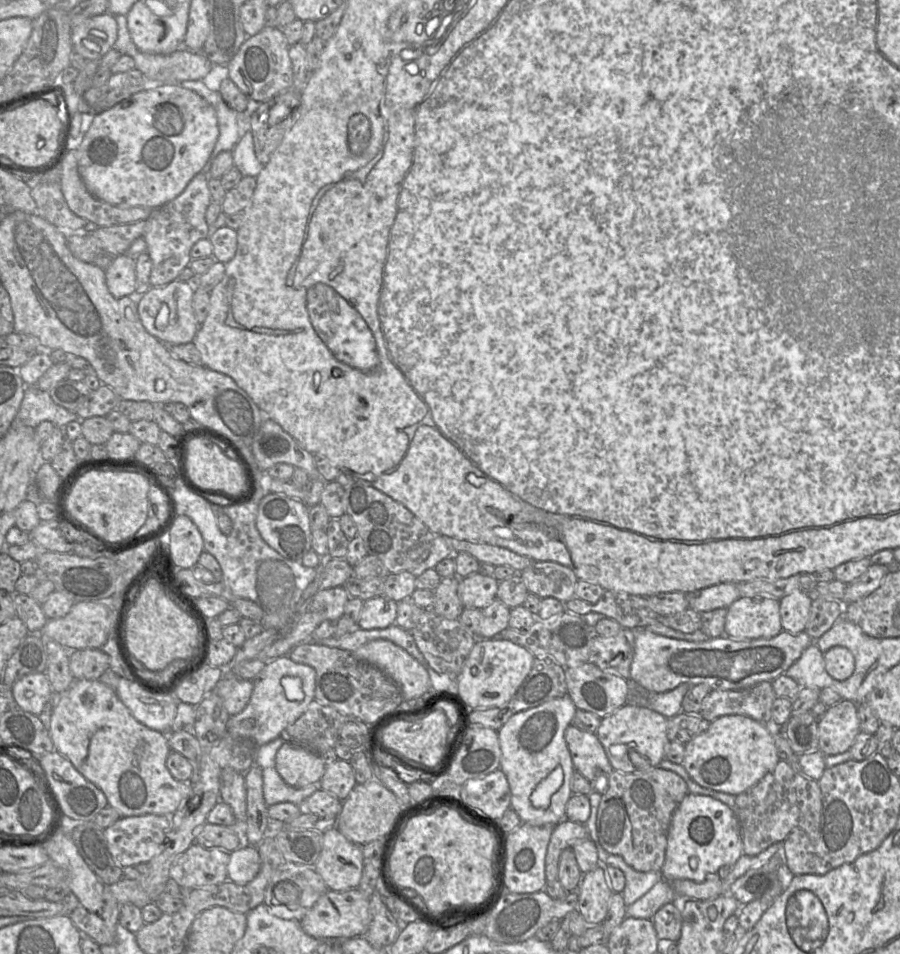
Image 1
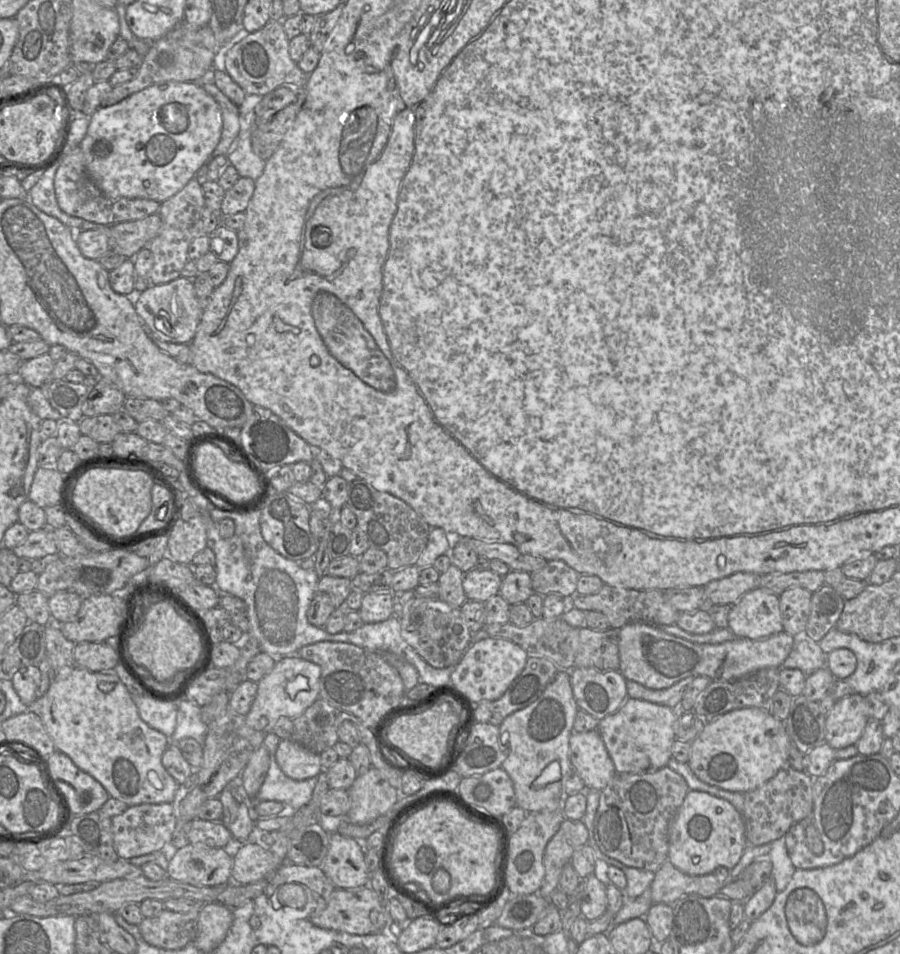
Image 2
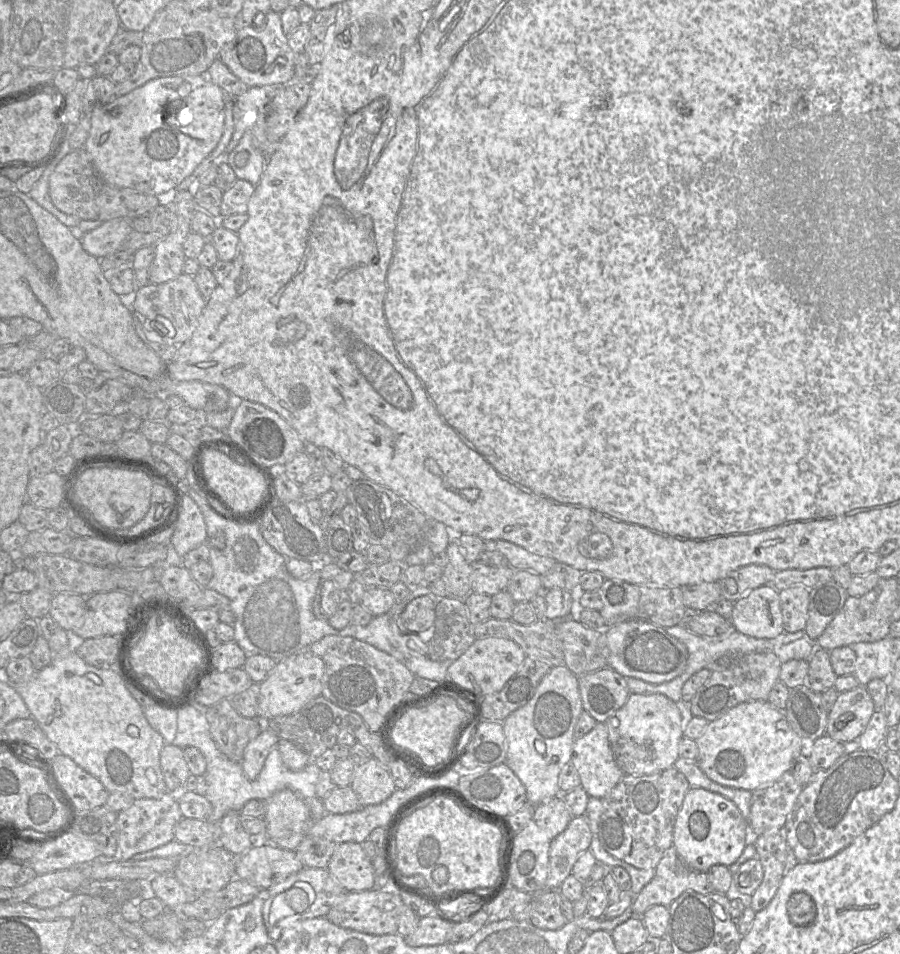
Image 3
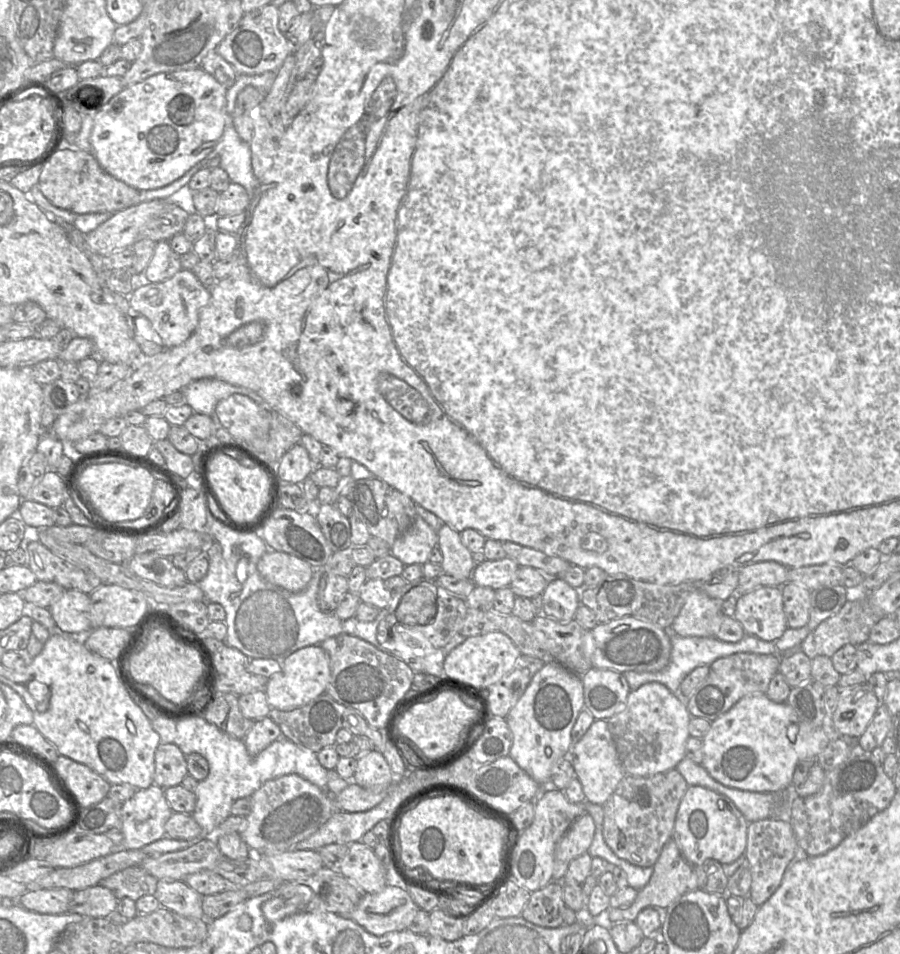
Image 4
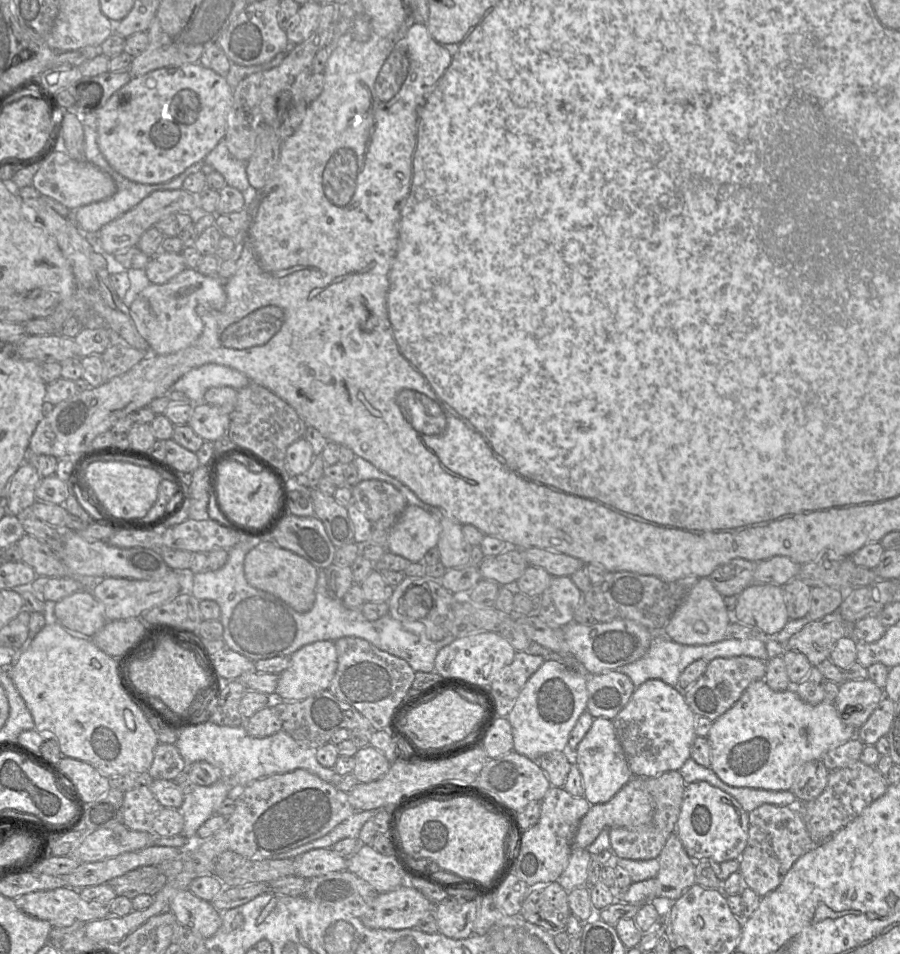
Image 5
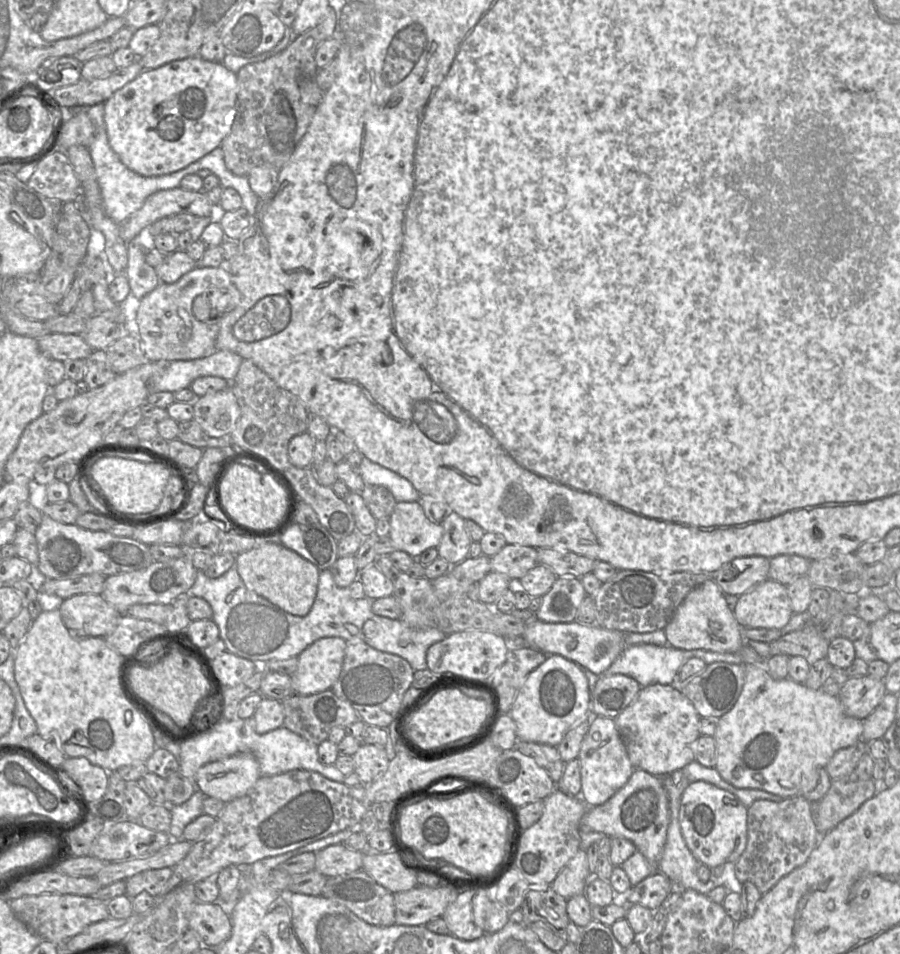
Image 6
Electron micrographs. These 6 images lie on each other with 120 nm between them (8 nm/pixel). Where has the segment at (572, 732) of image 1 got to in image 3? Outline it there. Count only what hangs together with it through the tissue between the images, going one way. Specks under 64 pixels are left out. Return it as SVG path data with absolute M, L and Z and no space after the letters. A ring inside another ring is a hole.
M604 722L596 723L587 734L574 740L571 763L579 774L581 787L589 797L605 798L623 777Z

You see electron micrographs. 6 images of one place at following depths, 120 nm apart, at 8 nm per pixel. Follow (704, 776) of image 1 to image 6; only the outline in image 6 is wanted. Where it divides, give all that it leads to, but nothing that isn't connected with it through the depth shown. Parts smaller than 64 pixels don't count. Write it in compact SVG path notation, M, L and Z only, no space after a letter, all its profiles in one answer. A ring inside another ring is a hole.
M746 664L745 670L745 683L735 705L717 720L717 729L714 734L717 757L715 768L725 781L737 788L760 789L782 798L800 795L800 792L805 788L807 782L812 779L814 773L819 768L825 768L837 751L854 745L862 738L863 720L846 715L839 697L831 696L822 689L810 689L804 683L797 683L789 677L775 680L761 664Z

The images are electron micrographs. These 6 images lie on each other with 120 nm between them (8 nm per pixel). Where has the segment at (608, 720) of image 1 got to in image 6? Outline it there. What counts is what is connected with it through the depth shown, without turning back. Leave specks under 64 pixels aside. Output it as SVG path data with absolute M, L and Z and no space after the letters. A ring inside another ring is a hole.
M651 684L641 687L633 702L614 720L634 769L664 777L695 760L694 744L701 736L701 718L678 685Z

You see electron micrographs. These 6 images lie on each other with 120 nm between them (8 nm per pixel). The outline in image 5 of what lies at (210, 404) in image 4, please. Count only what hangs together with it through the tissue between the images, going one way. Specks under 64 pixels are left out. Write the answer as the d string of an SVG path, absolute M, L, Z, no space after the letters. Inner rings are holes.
M206 364L187 372L171 389L185 393L189 402L197 404L203 402L209 388L227 386L240 390L250 382L243 373L235 369L218 364Z

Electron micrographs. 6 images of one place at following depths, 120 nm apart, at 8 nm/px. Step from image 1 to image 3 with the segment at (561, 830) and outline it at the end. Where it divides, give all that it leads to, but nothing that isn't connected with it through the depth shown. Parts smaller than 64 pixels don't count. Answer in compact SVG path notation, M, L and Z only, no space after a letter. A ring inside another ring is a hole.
M585 816L573 817L567 828L555 837L549 850L549 874L544 889L558 889L572 873L578 857L589 849L592 832Z

